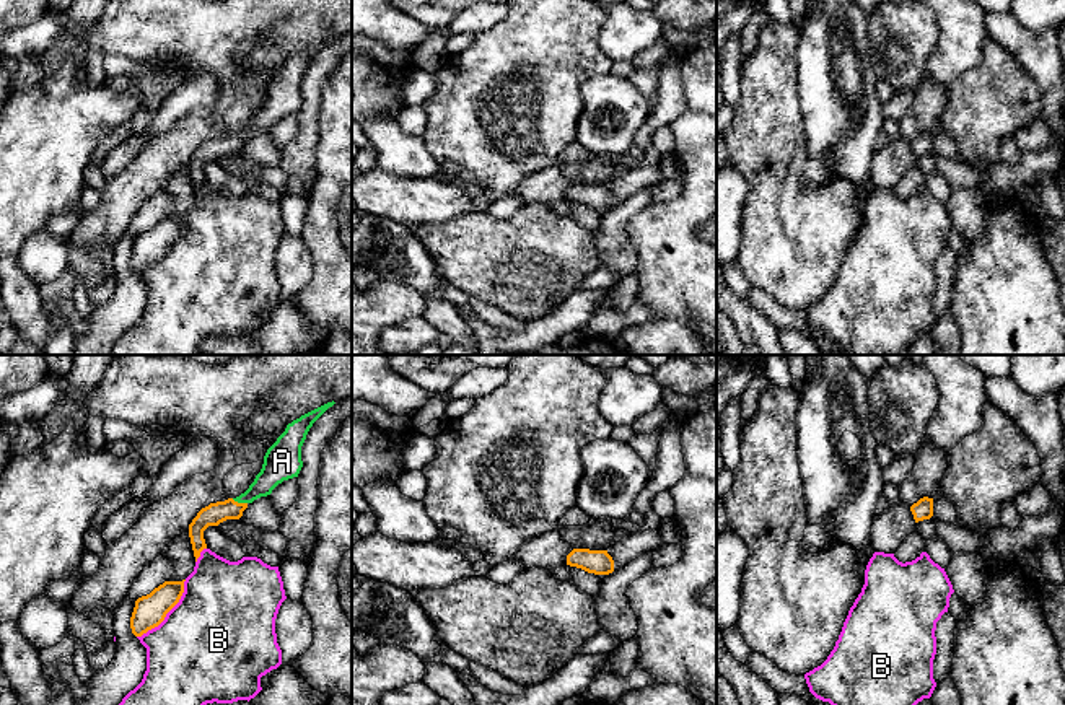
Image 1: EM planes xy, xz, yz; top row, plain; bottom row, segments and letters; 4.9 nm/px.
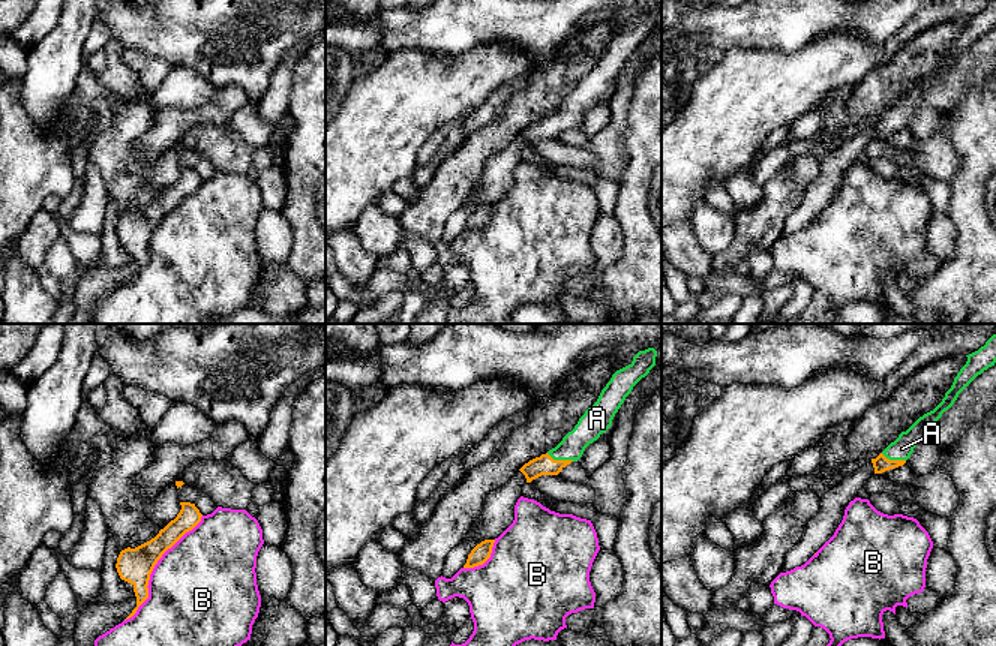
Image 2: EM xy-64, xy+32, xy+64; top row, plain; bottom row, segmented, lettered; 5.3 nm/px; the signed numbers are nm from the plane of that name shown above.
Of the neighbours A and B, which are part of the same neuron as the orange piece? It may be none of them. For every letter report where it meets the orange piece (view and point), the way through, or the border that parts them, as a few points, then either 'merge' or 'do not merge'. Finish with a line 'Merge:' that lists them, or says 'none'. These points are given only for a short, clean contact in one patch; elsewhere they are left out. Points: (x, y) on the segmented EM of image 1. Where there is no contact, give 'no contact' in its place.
A: contact xy (240, 503); merge
B: contact xy (168, 611); do not merge
Merge: A

